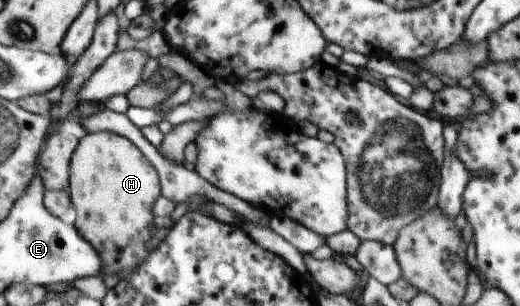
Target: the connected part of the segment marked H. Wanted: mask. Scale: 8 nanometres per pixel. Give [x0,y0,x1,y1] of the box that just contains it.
[71,131,160,278]

